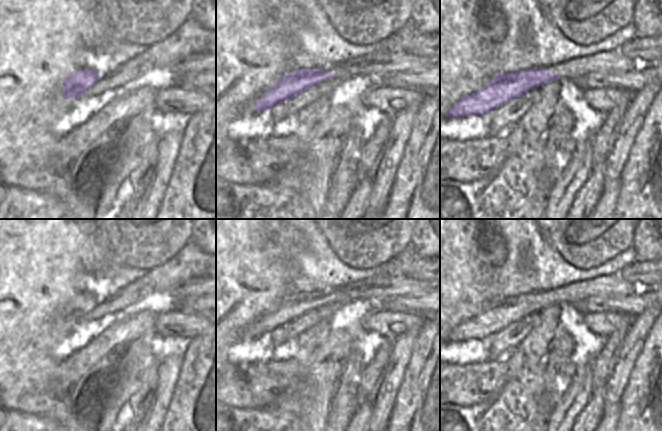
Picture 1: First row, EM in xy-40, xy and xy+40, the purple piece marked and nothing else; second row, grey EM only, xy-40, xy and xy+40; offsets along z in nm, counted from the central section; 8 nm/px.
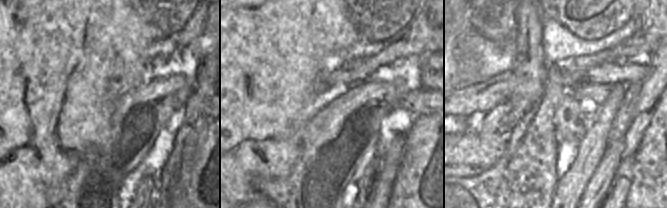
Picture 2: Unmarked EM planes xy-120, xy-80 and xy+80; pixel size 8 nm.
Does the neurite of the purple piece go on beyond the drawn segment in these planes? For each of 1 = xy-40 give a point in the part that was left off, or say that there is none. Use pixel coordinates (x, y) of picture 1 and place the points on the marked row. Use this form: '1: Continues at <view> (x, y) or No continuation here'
1: No continuation here.

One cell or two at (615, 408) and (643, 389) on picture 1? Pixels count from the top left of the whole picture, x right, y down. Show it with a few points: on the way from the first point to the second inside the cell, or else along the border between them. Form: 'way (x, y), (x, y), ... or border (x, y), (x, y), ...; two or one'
border (619, 402), (620, 413), (617, 420); two

